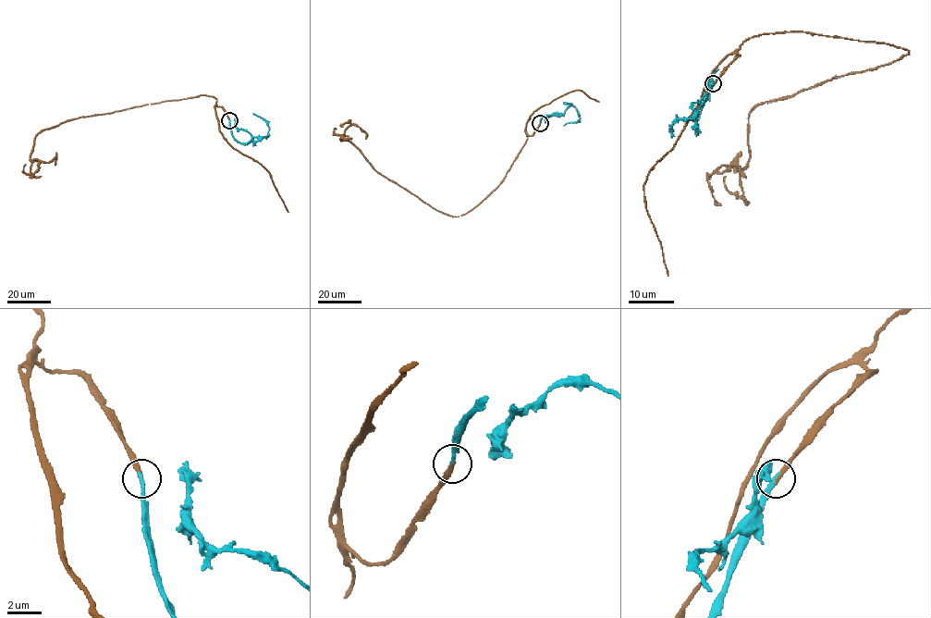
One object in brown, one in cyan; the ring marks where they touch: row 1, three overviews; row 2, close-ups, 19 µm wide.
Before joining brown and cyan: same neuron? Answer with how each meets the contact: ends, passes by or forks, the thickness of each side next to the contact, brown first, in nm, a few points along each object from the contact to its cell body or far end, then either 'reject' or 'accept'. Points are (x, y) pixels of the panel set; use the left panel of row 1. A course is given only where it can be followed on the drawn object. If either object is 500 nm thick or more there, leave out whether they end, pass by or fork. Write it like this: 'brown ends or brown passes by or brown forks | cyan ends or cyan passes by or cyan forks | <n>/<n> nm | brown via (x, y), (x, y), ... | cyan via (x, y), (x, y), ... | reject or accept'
brown ends | cyan ends | 260/280 nm | brown via (229, 120), (216, 100), (206, 95), (68, 119), (42, 129), (34, 140), (30, 158), (55, 158), (55, 165) | cyan via (229, 120), (233, 137), (247, 143), (253, 138), (268, 134), (269, 127), (265, 120), (253, 113) | accept

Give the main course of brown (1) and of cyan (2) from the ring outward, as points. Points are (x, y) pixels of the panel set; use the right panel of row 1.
1: (713, 84), (756, 35), (909, 51), (758, 105), (749, 160), (716, 170), (734, 165), (746, 178)
2: (713, 84), (696, 122), (696, 132), (692, 120), (677, 119), (693, 114), (711, 77), (718, 69)

